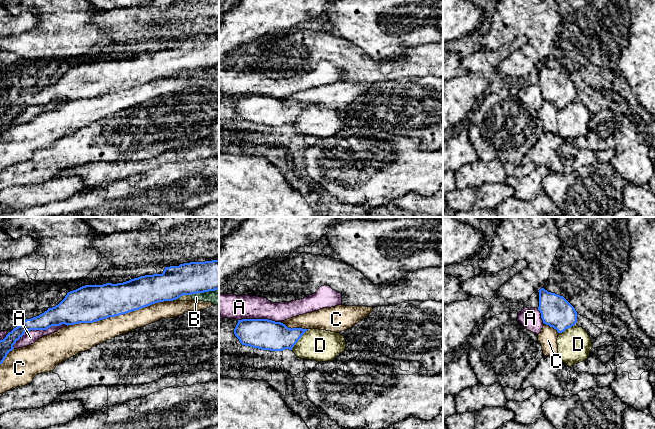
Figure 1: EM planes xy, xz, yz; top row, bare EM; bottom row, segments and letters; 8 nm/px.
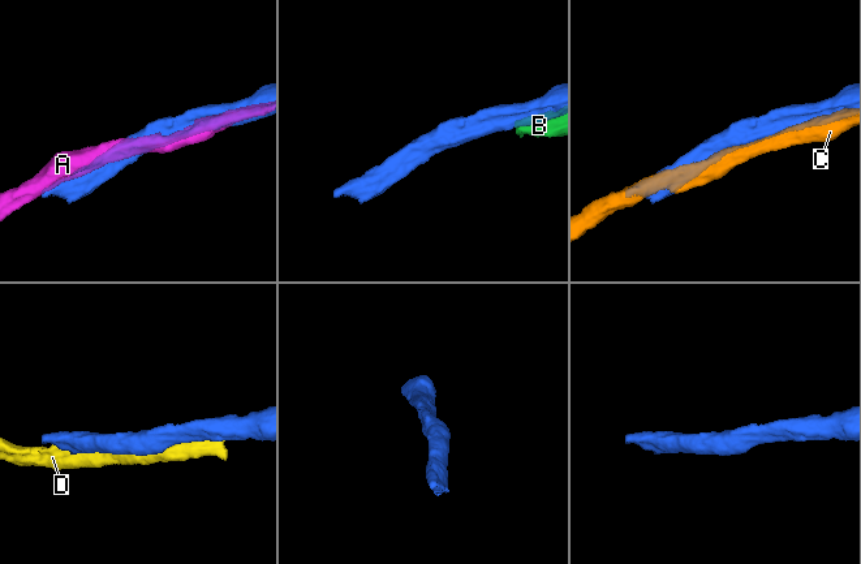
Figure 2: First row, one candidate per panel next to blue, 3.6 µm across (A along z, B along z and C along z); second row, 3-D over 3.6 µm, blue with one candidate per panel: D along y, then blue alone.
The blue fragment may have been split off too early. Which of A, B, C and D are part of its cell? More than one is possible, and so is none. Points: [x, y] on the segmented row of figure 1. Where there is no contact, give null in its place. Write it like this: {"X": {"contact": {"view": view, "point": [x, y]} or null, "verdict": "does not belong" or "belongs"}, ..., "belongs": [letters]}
{"A": {"contact": {"view": "xy", "point": [39, 329]}, "verdict": "does not belong"}, "B": {"contact": {"view": "xy", "point": [204, 291]}, "verdict": "does not belong"}, "C": {"contact": {"view": "xy", "point": [119, 314]}, "verdict": "does not belong"}, "D": {"contact": {"view": "xz", "point": [299, 338]}, "verdict": "does not belong"}, "belongs": []}

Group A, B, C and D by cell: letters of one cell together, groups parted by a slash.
A / B D / C

